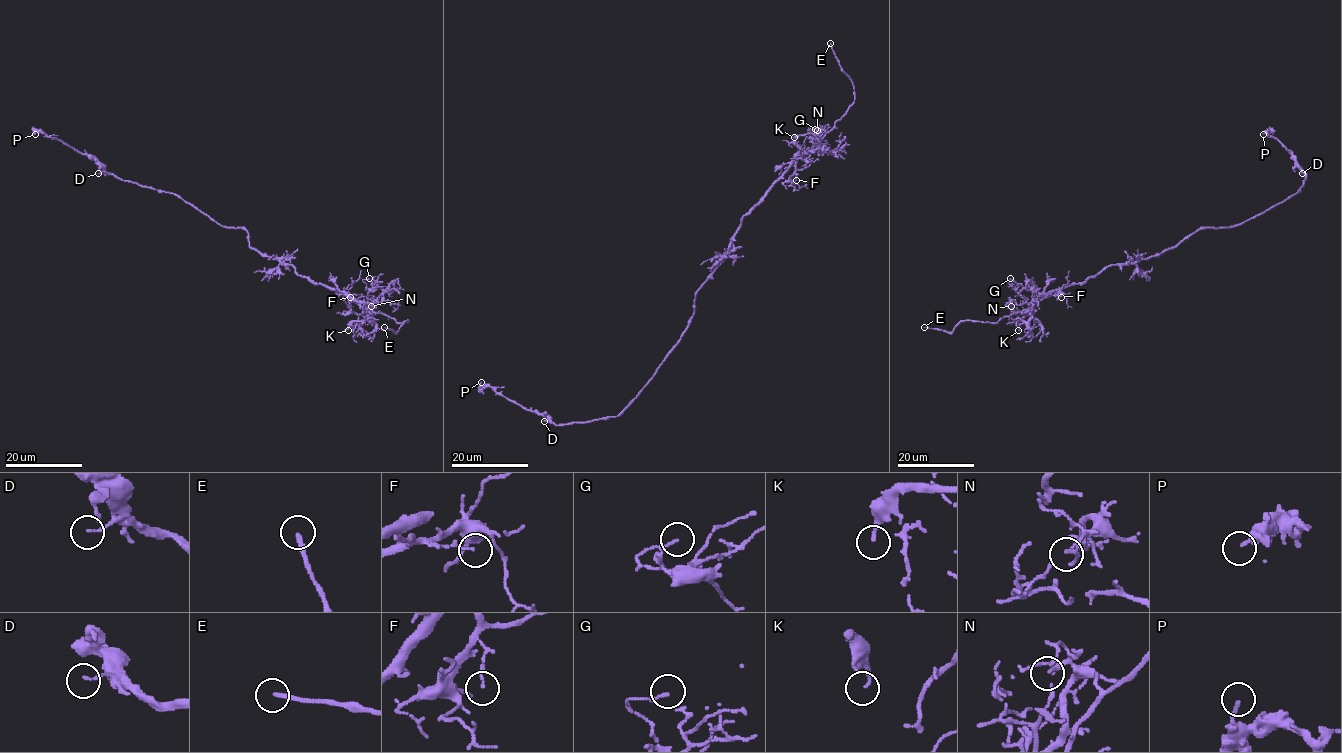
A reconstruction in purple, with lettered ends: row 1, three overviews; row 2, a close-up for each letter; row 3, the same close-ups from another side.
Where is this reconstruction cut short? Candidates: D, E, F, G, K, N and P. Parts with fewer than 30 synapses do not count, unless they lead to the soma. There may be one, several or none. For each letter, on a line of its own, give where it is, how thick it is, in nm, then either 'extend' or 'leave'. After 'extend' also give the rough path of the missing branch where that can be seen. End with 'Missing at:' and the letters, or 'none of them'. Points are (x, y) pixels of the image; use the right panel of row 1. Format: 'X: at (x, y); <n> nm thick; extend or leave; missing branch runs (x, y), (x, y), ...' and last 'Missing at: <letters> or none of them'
D: at (1302, 173); 130 nm thick; leave
E: at (924, 327); 200 nm thick; extend
F: at (1061, 297); 110 nm thick; leave
G: at (1010, 278); 100 nm thick; leave
K: at (1018, 330); 160 nm thick; leave
N: at (1011, 306); 90 nm thick; leave
P: at (1263, 134); 160 nm thick; leave
Missing at: E

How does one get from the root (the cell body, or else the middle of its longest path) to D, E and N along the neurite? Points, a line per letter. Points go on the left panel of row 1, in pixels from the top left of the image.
D: (252, 248), (249, 235), (243, 228), (220, 225), (170, 192), (142, 187), (106, 172), (98, 173)
E: (252, 248), (290, 264), (313, 282), (346, 293), (374, 313), (397, 322), (408, 320), (397, 332), (384, 327)
N: (252, 248), (281, 264), (290, 264), (313, 282), (346, 293), (357, 302), (374, 305), (375, 300), (371, 306)

